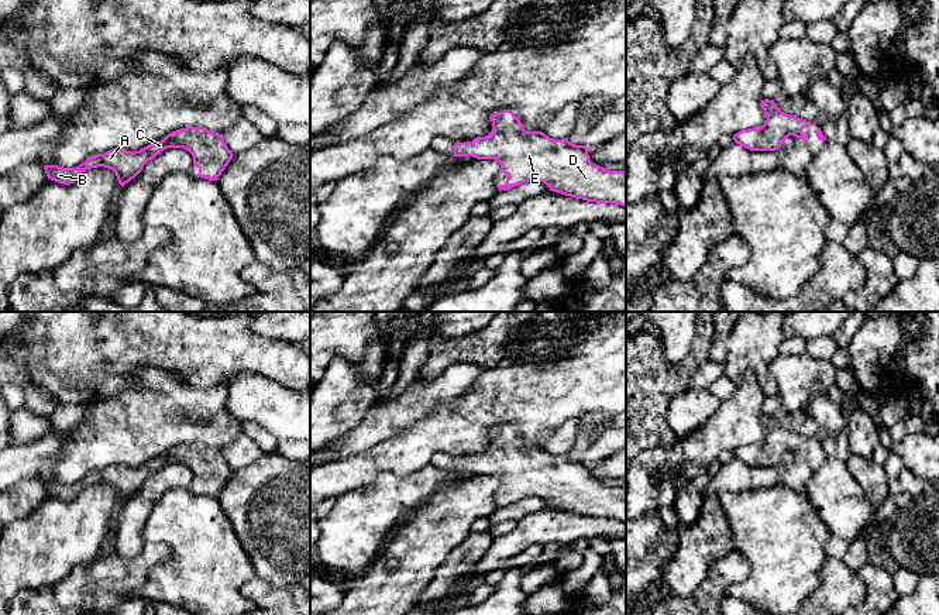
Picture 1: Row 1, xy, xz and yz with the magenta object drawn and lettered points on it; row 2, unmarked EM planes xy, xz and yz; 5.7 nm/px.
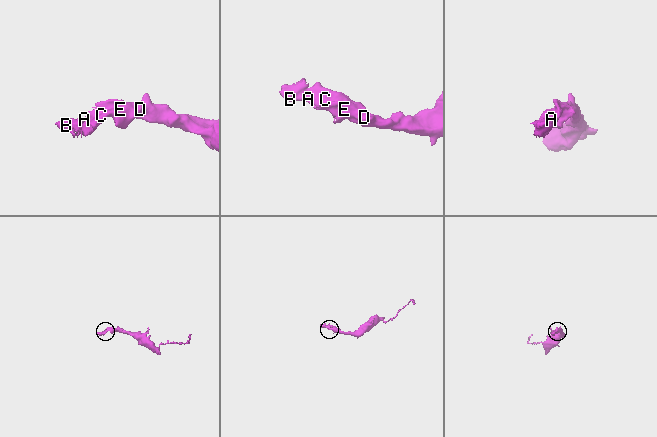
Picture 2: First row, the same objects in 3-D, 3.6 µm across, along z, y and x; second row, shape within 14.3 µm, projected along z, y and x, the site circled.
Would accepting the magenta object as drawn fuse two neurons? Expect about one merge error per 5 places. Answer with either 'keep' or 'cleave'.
keep

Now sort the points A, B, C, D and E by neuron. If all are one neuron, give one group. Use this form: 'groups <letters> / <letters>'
groups A B C D E

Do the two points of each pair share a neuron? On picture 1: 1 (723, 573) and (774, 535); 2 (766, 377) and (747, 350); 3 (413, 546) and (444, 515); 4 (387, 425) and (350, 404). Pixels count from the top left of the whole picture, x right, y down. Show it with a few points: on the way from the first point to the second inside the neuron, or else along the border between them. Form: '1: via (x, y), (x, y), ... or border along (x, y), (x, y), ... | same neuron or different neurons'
1: border along (735, 549), (747, 560), (749, 576), (729, 587) | different neurons
2: via (762, 370), (755, 357) | same neuron
3: via (420, 539), (437, 522) | same neuron
4: border along (378, 399), (341, 435) | different neurons

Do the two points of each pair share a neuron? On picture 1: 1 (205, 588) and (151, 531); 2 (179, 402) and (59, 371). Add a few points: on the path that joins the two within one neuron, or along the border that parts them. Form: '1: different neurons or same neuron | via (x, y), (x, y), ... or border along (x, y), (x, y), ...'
1: same neuron | via (205, 571), (168, 535)
2: different neurons | border along (151, 367), (137, 371), (136, 387), (96, 402)

